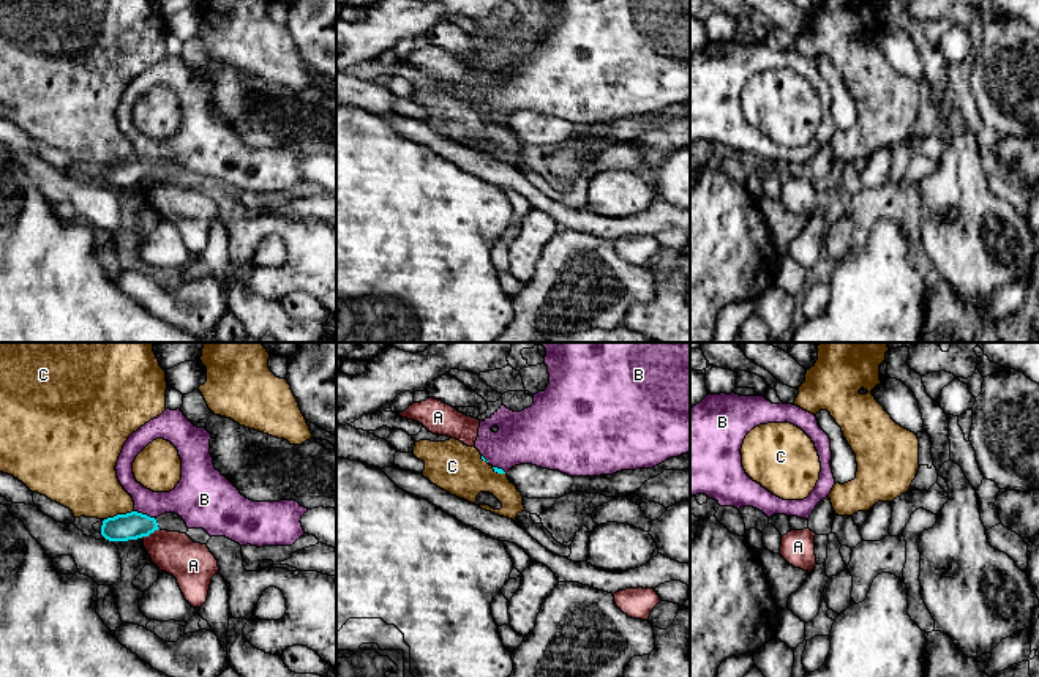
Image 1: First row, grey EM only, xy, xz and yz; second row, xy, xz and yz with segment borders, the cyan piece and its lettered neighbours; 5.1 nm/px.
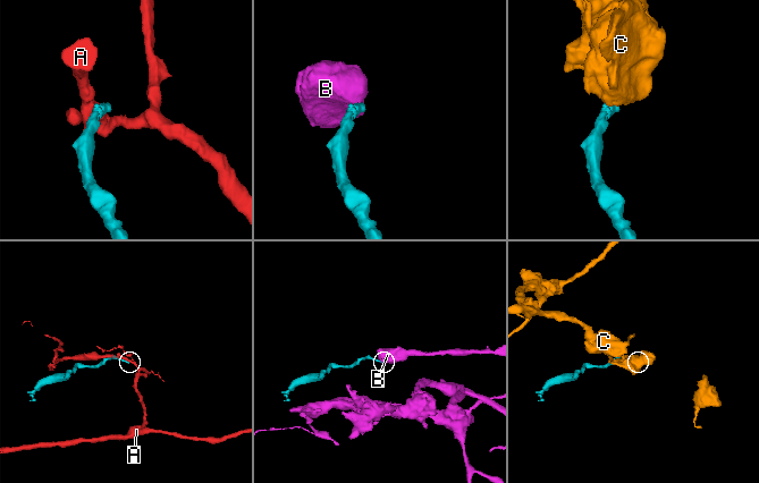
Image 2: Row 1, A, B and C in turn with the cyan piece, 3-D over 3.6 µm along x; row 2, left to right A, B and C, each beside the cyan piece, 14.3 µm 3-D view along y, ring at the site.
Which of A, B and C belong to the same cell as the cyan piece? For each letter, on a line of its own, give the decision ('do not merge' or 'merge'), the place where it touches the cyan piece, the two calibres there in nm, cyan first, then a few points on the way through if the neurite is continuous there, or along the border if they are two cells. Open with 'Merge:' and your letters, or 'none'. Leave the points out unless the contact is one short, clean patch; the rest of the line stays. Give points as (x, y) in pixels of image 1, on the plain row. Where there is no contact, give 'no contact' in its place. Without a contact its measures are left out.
Merge: none
A: do not merge; meets cyan in xy at (149, 180); 140 nm thick on the cyan side, 220 nm on the other; border along xy (158, 174), (141, 185)
B: do not merge; meets cyan in xy at (144, 161); 140 nm thick on the cyan side, 200 nm on the other; border along xy (135, 157), (153, 164)
C: do not merge; meets cyan in xy at (119, 161); 140 nm thick on the cyan side, 320 nm on the other

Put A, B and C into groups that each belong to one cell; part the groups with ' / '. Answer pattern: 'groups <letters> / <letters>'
groups A / B / C

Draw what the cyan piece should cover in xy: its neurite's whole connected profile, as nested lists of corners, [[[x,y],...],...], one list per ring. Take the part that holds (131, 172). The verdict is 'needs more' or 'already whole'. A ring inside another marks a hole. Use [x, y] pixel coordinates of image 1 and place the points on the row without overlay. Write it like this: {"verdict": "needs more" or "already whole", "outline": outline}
{"verdict": "needs more", "outline": [[[131,158],[103,167],[101,181],[109,188],[128,188],[148,183],[155,177],[186,180],[185,167],[175,159],[164,159],[158,164]]]}

